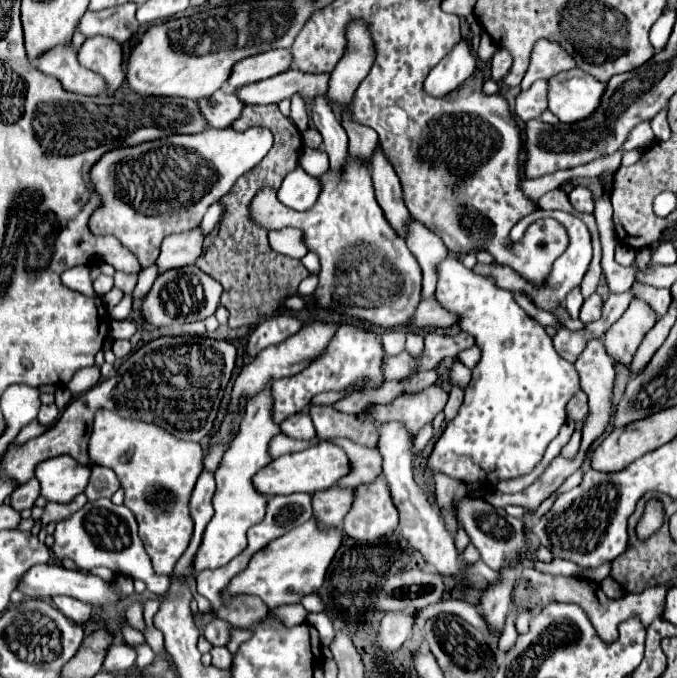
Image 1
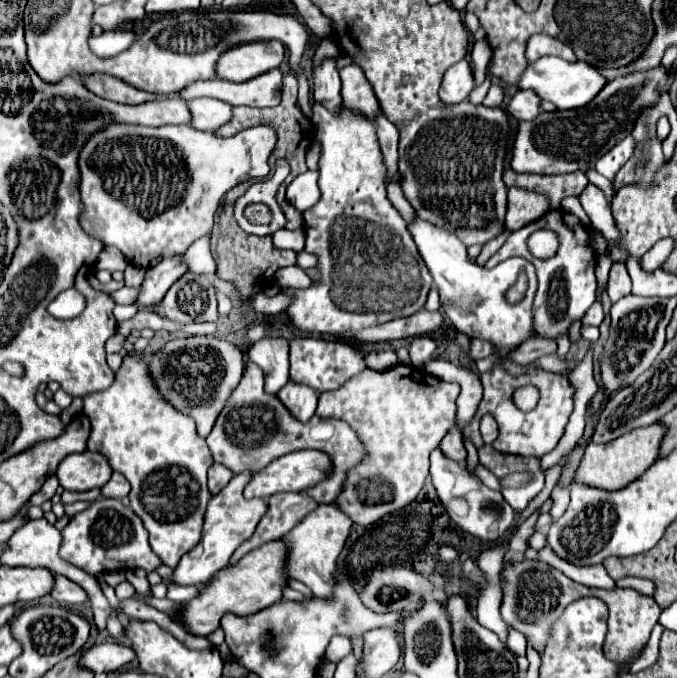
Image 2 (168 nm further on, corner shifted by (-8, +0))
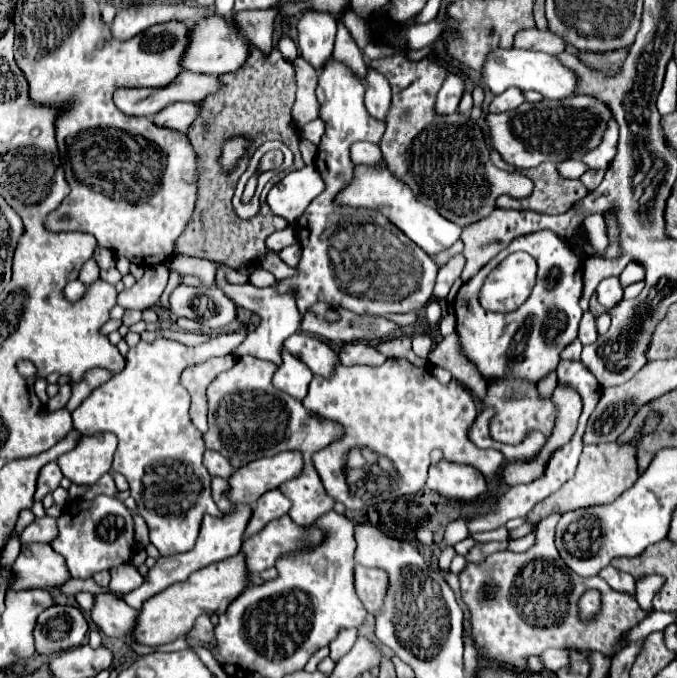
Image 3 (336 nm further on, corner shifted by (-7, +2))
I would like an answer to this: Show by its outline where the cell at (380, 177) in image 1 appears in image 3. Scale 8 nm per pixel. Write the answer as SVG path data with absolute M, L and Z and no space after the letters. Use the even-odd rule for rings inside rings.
M367 68L367 92L365 92L365 106L371 112L371 116L383 120L391 102L391 88L387 78L383 78L383 74L379 74L373 68Z

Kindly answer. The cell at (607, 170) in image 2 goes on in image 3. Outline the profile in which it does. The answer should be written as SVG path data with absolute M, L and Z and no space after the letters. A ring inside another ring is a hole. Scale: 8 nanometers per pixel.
M609 120L607 122L607 128L603 132L603 138L599 142L597 148L589 150L585 156L583 156L583 164L587 168L599 168L599 170L607 170L611 160L615 158L615 148L617 148L617 124L615 120Z

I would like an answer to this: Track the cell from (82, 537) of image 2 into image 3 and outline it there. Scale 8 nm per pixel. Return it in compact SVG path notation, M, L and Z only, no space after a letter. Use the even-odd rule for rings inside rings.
M95 496L93 500L71 500L57 518L59 534L53 538L51 548L65 558L65 566L71 578L89 578L95 572L109 570L113 566L129 562L135 538L133 538L133 516L125 504L111 496Z

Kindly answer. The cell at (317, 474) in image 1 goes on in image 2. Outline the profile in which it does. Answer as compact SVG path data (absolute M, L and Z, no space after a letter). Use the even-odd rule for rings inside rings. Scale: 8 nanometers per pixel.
M298 450L298 452L286 454L282 458L276 458L264 470L256 472L252 476L250 484L244 488L244 498L268 500L272 494L278 494L278 492L302 492L302 490L316 486L324 478L328 478L330 470L332 470L332 460L328 458L328 454L324 454L320 450Z

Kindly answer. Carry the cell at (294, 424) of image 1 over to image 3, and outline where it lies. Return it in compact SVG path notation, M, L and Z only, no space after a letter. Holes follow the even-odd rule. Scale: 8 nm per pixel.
M281 350L281 366L277 366L273 376L273 386L291 394L297 400L303 400L309 388L309 382L313 378L311 370L295 356L291 356L287 350Z

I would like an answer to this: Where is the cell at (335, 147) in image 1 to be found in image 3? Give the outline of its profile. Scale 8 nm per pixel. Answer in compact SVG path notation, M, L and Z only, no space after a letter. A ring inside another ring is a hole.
M307 10L299 24L299 50L301 56L319 70L329 56L333 54L335 44L335 30L337 20L331 12L319 12L319 10Z

